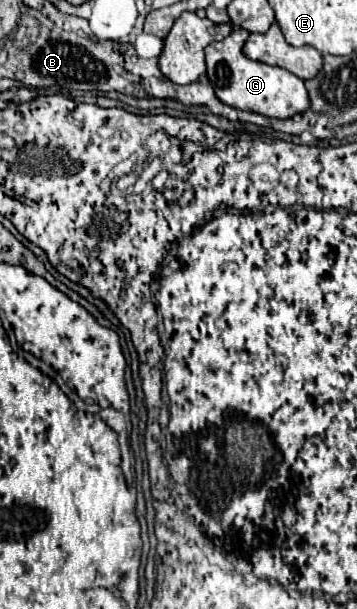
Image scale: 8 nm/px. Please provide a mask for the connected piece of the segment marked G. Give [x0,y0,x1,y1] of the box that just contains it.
[205,28,309,118]

